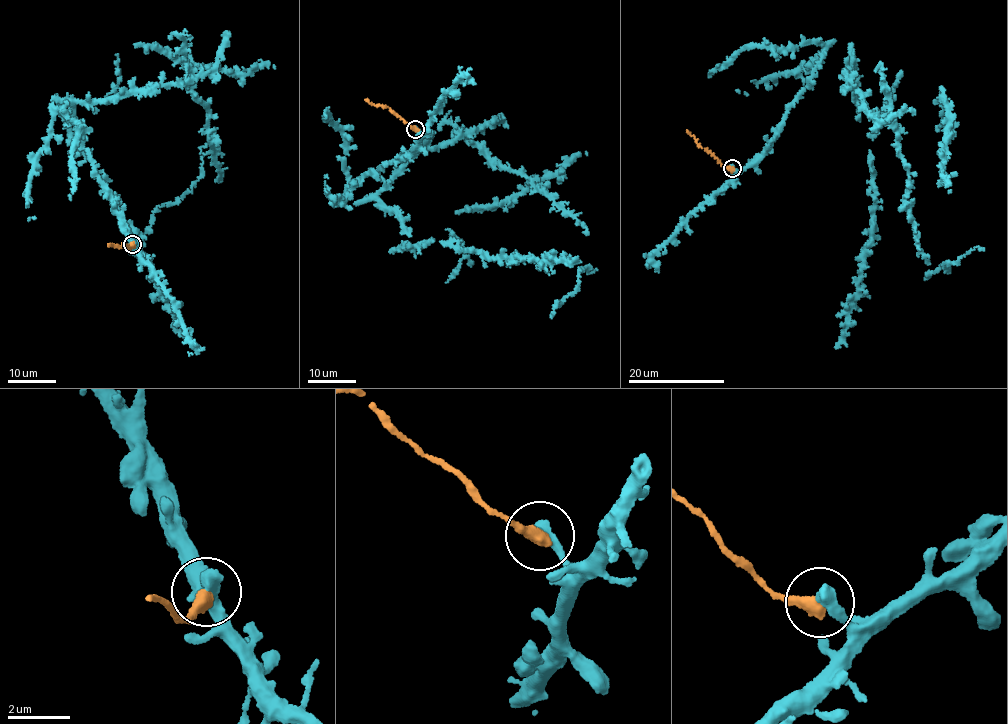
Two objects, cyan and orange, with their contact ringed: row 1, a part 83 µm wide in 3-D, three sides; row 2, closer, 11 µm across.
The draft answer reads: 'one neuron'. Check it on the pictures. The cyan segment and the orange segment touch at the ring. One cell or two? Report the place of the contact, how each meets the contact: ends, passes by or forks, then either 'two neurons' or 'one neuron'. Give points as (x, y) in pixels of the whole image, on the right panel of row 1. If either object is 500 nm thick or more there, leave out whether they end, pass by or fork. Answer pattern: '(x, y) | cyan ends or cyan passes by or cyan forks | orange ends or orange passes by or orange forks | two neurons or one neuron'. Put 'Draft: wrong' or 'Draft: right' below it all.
(732, 168) | cyan ends | orange ends | two neurons
Draft: wrong

